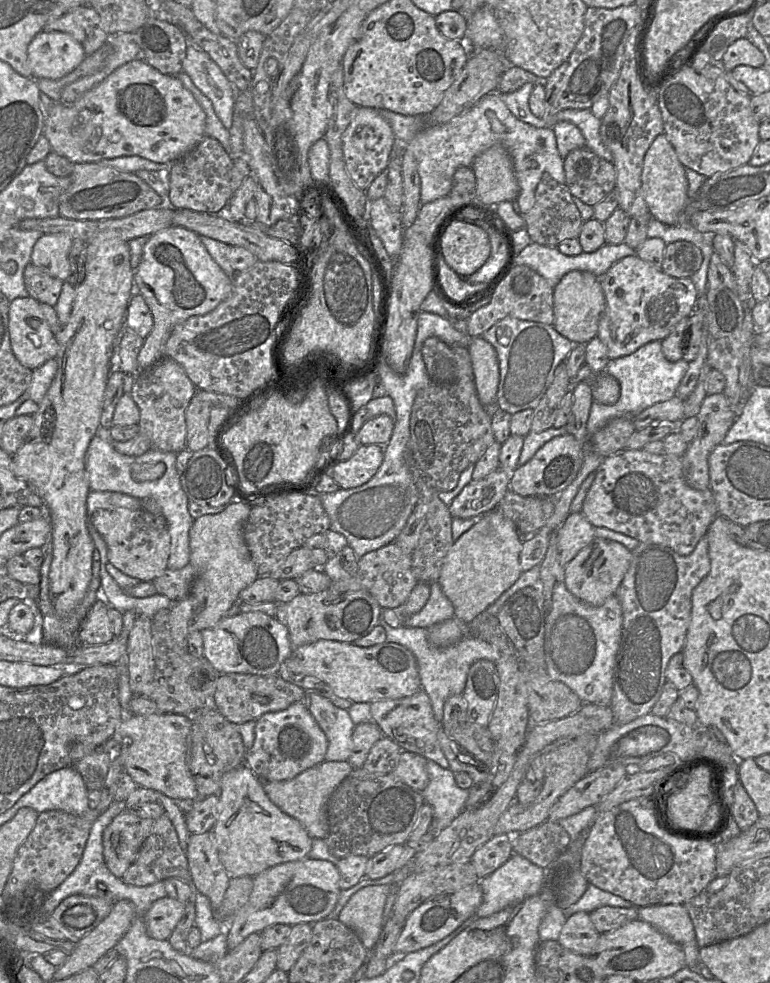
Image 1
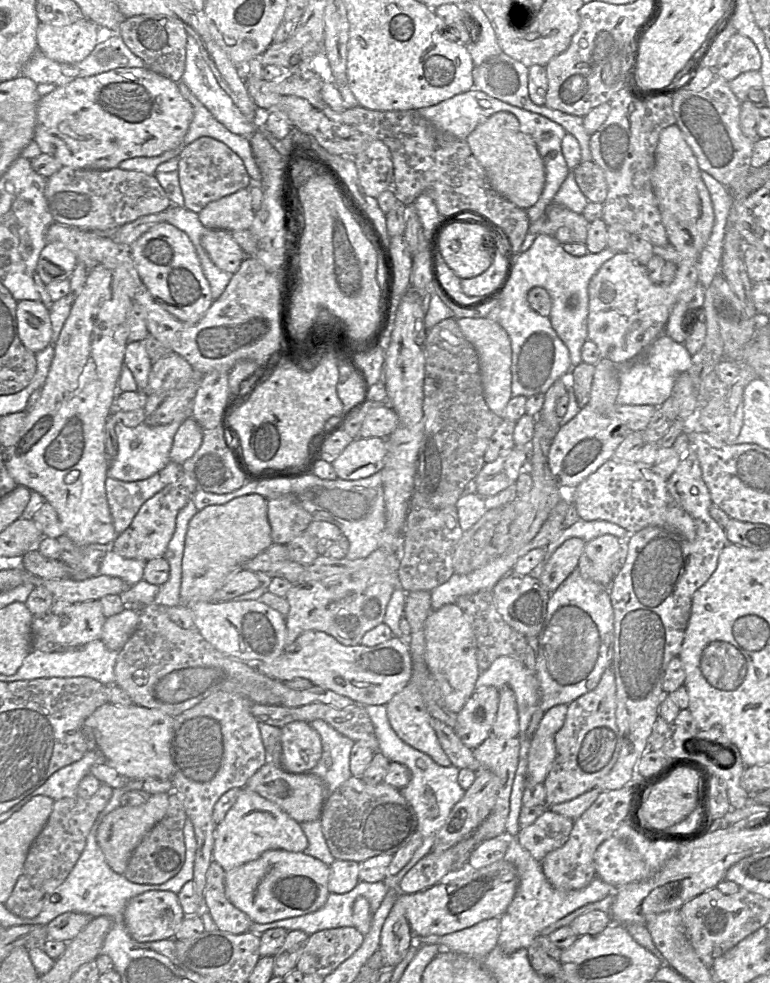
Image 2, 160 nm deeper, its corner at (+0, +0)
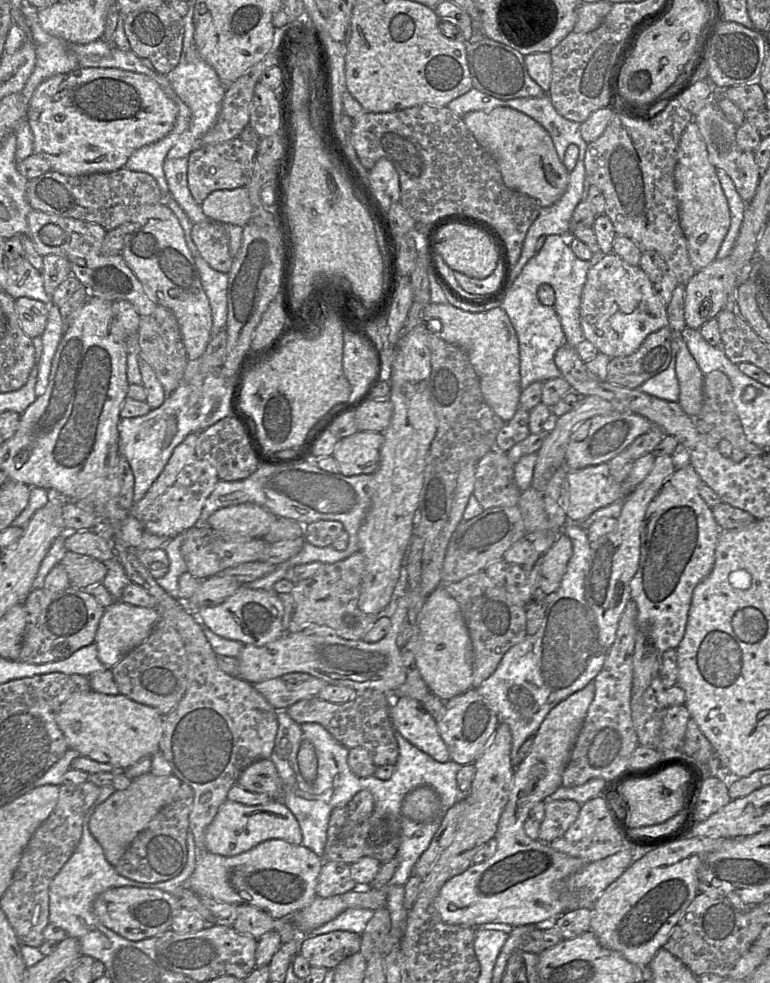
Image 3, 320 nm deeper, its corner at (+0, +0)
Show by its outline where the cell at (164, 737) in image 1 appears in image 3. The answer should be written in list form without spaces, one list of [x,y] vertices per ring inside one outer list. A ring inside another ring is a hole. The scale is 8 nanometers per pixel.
[[[96,691],[77,693],[62,704],[57,713],[57,724],[70,749],[99,763],[127,769],[146,756],[159,751],[163,735],[163,715],[154,707],[138,703],[122,694],[107,695]]]

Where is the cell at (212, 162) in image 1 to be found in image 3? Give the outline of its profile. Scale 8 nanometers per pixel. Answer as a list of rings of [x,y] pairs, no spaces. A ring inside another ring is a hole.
[[[247,125],[232,140],[204,145],[192,151],[188,156],[187,179],[194,200],[201,205],[213,191],[246,187],[252,175],[259,142],[259,135],[250,125]]]

